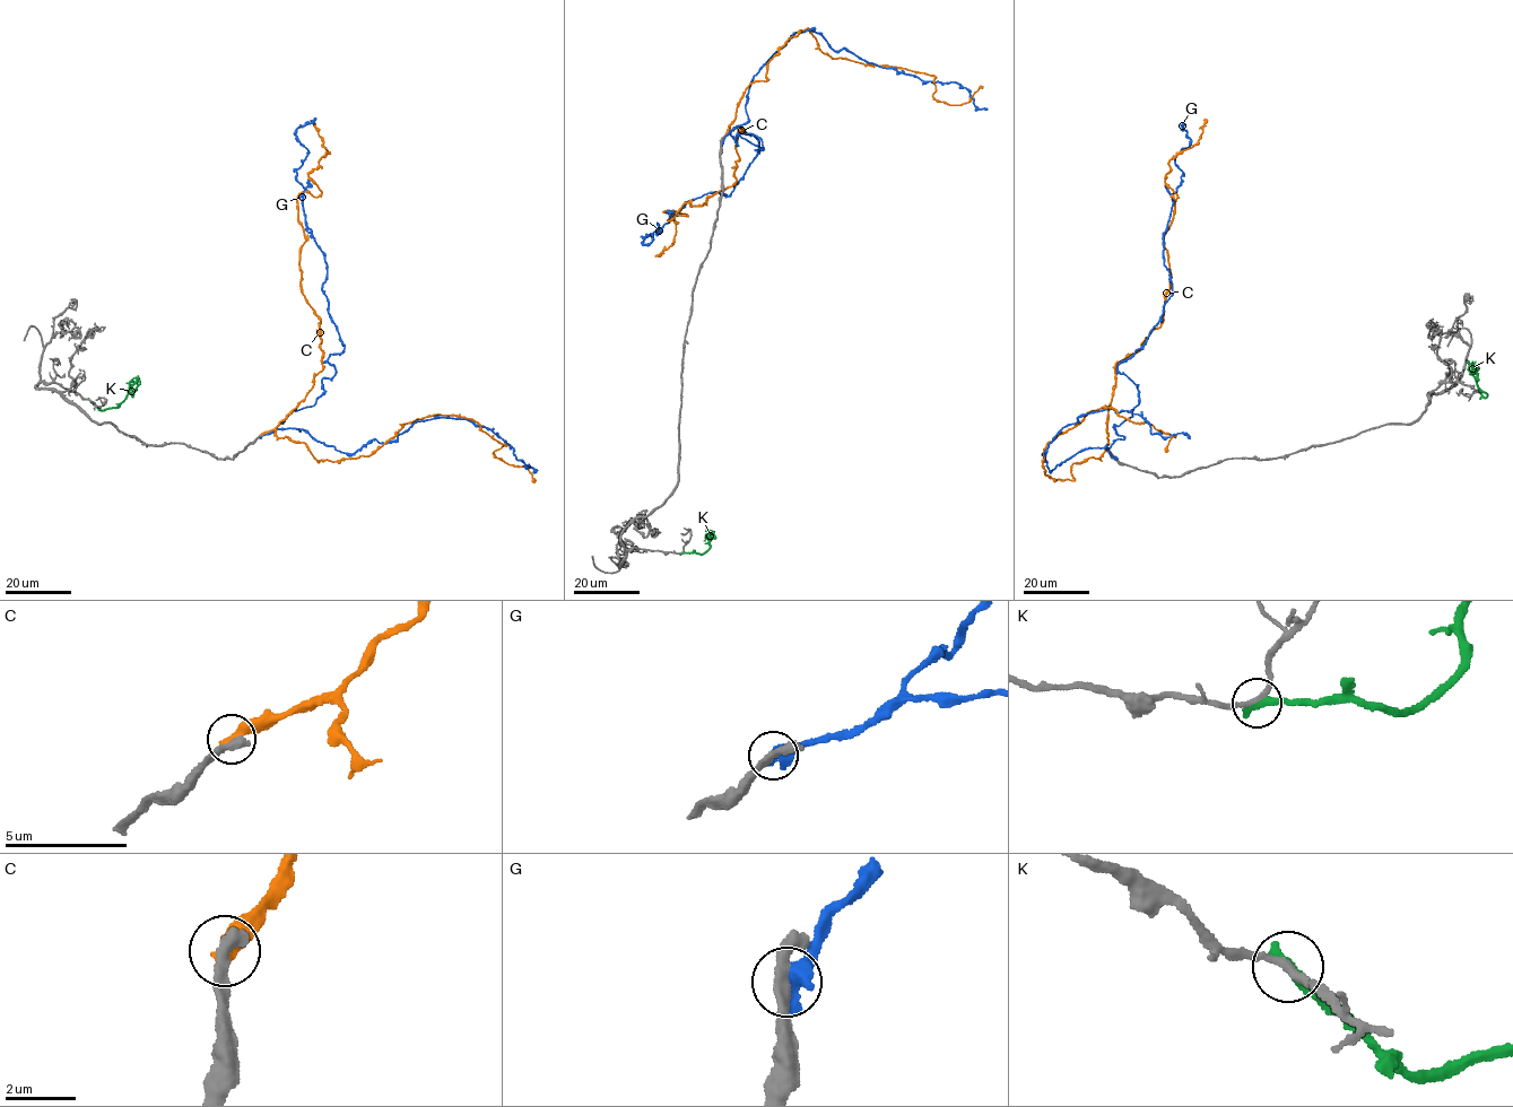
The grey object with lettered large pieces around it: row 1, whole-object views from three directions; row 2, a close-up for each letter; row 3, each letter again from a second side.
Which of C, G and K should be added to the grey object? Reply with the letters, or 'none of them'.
none of them

